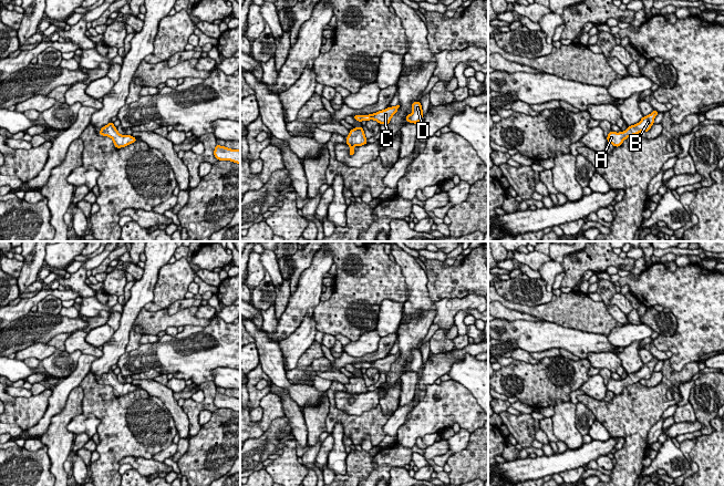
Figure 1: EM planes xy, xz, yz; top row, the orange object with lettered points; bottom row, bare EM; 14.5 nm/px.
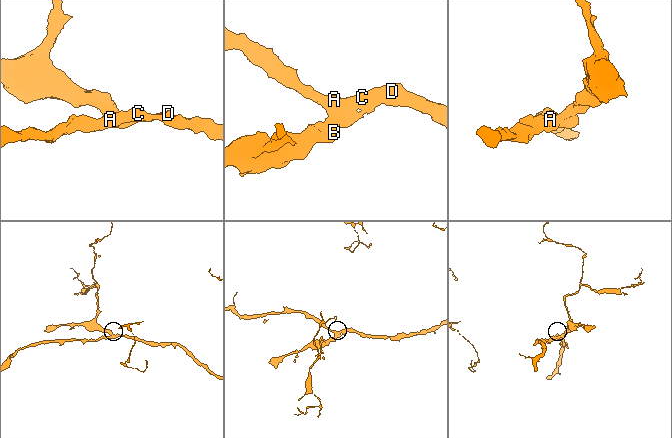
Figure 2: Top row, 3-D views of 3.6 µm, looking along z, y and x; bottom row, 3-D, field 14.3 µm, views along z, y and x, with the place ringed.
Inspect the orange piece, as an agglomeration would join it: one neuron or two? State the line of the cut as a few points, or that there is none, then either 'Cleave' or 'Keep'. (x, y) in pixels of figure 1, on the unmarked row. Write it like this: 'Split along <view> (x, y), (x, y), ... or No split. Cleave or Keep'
No split. Keep

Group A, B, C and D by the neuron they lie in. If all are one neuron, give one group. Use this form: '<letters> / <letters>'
A B C D

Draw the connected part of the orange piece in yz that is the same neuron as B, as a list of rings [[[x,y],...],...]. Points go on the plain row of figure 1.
[[[653,358],[651,362],[643,364],[639,371],[628,374],[623,380],[616,381],[610,379],[607,384],[608,391],[611,391],[614,395],[619,395],[628,385],[640,382],[642,379],[649,380],[654,372],[654,366],[658,362],[659,360]]]

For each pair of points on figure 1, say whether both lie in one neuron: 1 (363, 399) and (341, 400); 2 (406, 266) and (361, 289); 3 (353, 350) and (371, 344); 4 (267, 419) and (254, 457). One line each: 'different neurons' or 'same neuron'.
1: same neuron
2: different neurons
3: same neuron
4: different neurons

